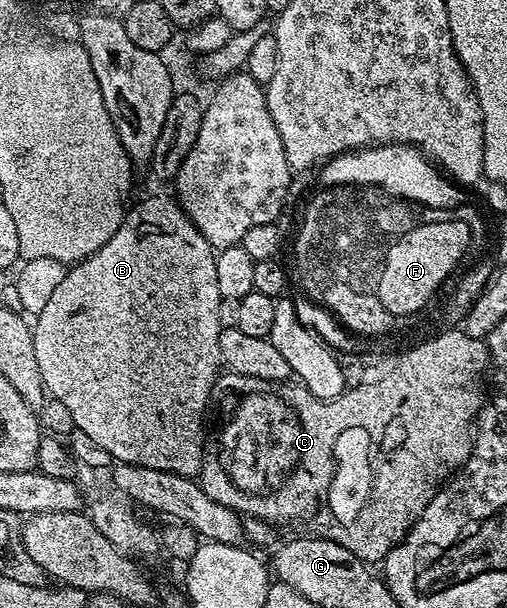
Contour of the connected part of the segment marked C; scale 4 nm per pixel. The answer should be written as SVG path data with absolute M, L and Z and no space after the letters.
M462 330L456 332L440 332L433 340L424 340L416 344L392 369L385 371L373 384L363 384L357 388L348 388L338 398L323 400L310 394L302 386L291 386L288 390L277 392L257 392L252 390L246 402L238 406L238 414L230 416L223 432L216 436L216 441L207 445L204 454L204 464L200 468L198 483L200 488L214 502L221 506L228 506L230 510L239 512L241 517L254 520L267 520L273 526L280 524L300 524L304 521L309 533L315 534L319 539L338 542L338 546L346 546L350 554L365 562L383 562L394 550L396 544L404 541L404 535L412 529L422 518L426 506L436 497L441 487L463 468L464 463L472 453L472 441L476 418L486 403L486 384L484 388L484 371L490 368L487 343L478 338L470 338Z

